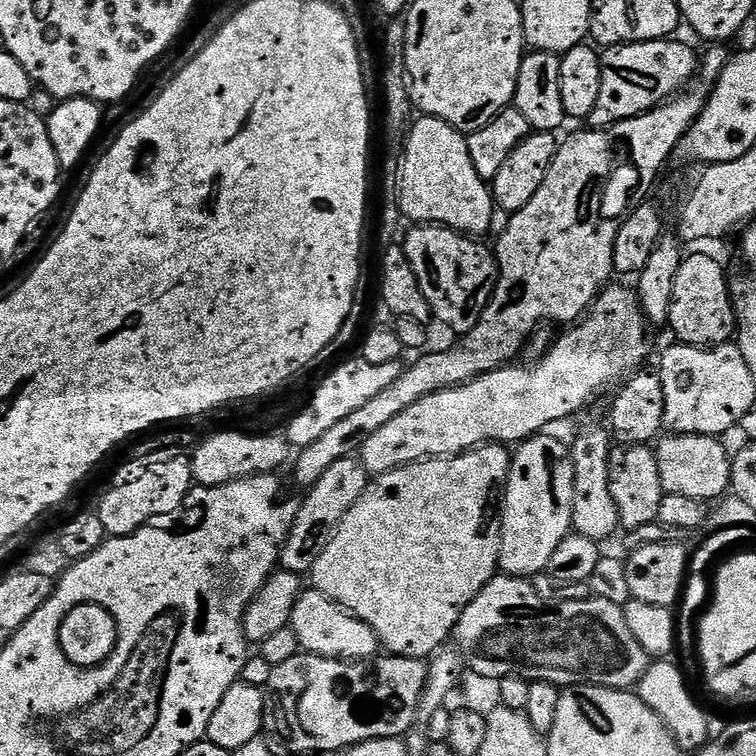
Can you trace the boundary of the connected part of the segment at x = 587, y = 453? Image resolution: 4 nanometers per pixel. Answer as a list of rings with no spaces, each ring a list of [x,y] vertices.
[[[592,428],[570,444],[574,462],[572,527],[575,535],[585,536],[597,542],[605,542],[604,540],[610,539],[615,532],[621,531],[618,506],[614,506],[614,498],[610,498],[610,478],[608,477],[608,463],[614,440],[605,429],[604,432],[600,428]]]

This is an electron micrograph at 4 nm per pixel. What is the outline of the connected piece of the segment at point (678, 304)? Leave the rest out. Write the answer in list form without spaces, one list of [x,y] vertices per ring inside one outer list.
[[[696,252],[693,256],[685,255],[678,266],[678,278],[674,278],[674,294],[670,302],[670,314],[668,315],[667,327],[672,328],[672,332],[677,341],[681,344],[692,344],[695,348],[710,348],[718,344],[729,343],[736,334],[736,309],[732,303],[732,292],[728,288],[728,276],[724,273],[724,268],[712,256],[707,256],[704,252]]]

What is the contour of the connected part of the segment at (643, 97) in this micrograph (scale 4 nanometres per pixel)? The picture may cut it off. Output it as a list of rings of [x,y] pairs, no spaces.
[[[676,38],[651,40],[637,44],[619,44],[600,52],[602,66],[602,91],[598,102],[588,116],[587,123],[596,130],[608,130],[635,116],[641,116],[651,108],[657,108],[665,100],[675,97],[695,76],[698,52],[688,44],[679,44]]]

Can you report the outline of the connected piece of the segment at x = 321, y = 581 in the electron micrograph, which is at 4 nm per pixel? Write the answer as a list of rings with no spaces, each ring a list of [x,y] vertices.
[[[481,444],[473,448],[471,452],[464,452],[461,456],[449,456],[447,458],[433,458],[431,460],[419,460],[416,464],[407,464],[401,468],[390,470],[386,474],[375,477],[369,483],[368,488],[350,506],[346,518],[338,526],[334,538],[330,538],[330,546],[322,550],[322,558],[314,562],[310,573],[311,587],[315,591],[326,594],[326,598],[333,600],[335,604],[345,608],[347,612],[357,616],[379,638],[381,645],[393,656],[409,656],[415,660],[424,660],[441,651],[444,644],[449,643],[450,637],[455,633],[456,623],[460,621],[461,614],[474,602],[474,598],[497,575],[500,567],[500,514],[502,511],[502,493],[508,485],[508,475],[512,469],[512,456],[509,449],[502,444]]]

